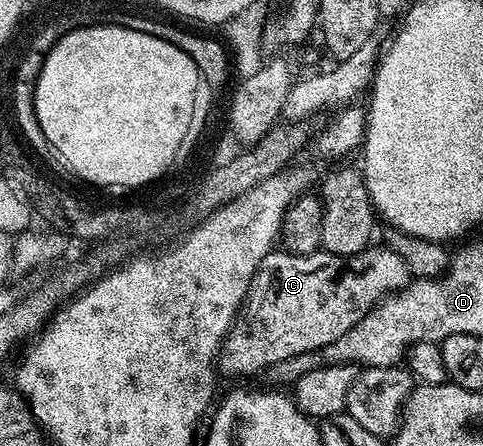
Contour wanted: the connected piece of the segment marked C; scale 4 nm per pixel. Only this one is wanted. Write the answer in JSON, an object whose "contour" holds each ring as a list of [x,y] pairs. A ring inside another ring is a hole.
{"contour":[[[370,244],[362,252],[350,256],[337,254],[290,254],[280,248],[266,255],[258,272],[254,272],[254,280],[248,289],[248,297],[236,315],[236,322],[224,337],[224,345],[220,347],[218,370],[221,375],[229,374],[232,378],[240,378],[243,374],[256,374],[259,370],[271,371],[281,362],[290,360],[299,354],[316,354],[325,346],[334,344],[354,324],[376,309],[389,294],[397,294],[410,281],[407,264],[397,252],[389,250],[387,245]]]}

